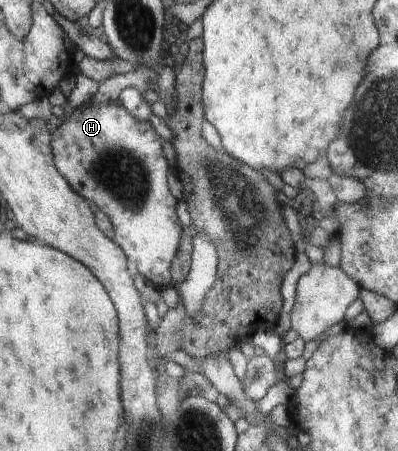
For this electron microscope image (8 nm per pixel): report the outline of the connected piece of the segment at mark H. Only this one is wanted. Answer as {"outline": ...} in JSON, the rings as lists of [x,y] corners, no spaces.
{"outline":[[[117,99],[105,104],[90,101],[78,107],[67,120],[53,133],[53,152],[58,171],[74,191],[95,203],[96,209],[110,218],[115,229],[115,242],[126,252],[132,268],[156,284],[171,283],[187,314],[196,318],[217,276],[217,249],[214,249],[212,267],[206,263],[202,267],[192,265],[186,281],[173,283],[170,266],[178,251],[184,227],[176,213],[177,199],[168,188],[167,161],[162,152],[161,137],[149,121],[138,123],[122,105],[118,105]]]}

